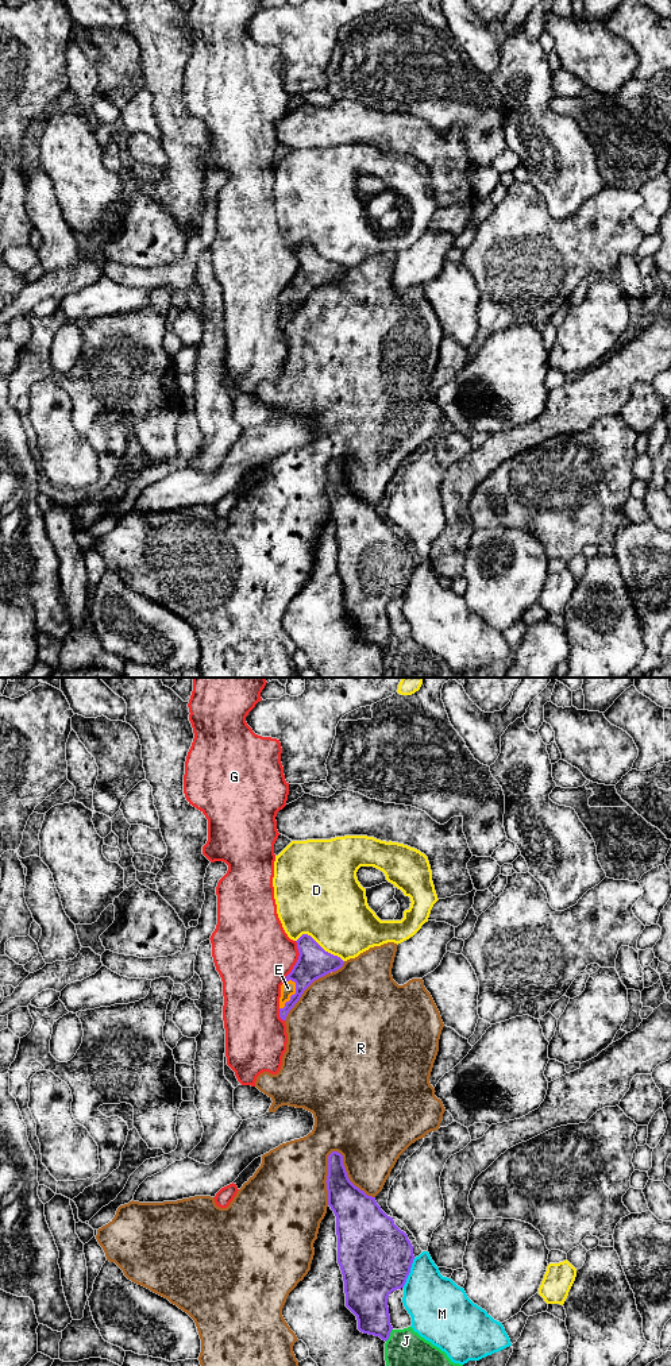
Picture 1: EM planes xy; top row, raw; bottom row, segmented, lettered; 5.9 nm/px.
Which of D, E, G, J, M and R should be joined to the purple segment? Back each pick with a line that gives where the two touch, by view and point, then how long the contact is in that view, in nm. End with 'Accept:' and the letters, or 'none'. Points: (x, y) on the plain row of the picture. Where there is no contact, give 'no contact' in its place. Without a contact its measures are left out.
E: xy (292, 304) | 200 nm
Accept: E

